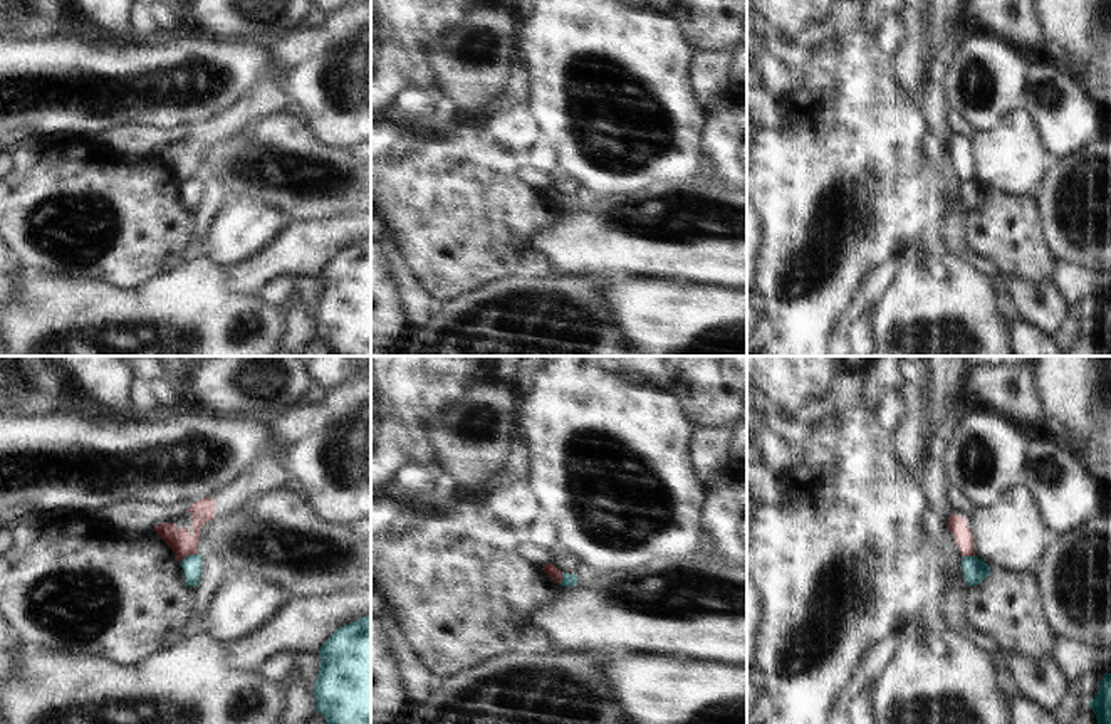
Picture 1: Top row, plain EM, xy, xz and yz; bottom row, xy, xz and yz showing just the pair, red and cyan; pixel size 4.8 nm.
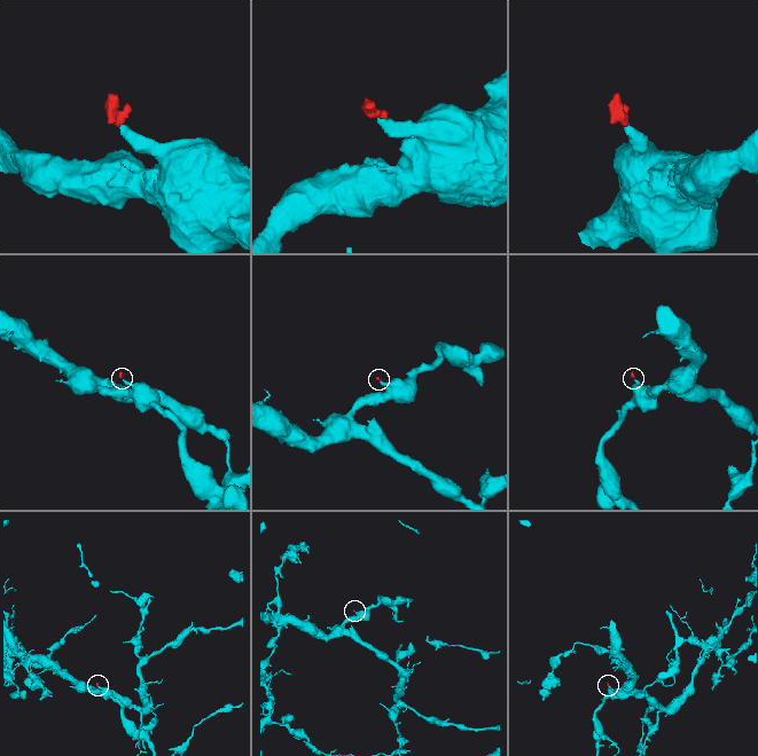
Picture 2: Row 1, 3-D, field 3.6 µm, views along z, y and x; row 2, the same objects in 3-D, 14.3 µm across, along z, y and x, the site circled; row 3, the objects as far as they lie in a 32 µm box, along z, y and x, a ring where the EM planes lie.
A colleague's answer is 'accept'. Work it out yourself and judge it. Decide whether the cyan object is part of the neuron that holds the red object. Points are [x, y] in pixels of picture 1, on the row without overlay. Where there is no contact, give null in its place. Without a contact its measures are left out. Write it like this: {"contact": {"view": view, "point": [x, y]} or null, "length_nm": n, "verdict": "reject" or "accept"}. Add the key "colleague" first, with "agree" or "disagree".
{"colleague": "disagree", "contact": {"view": "xy", "point": [187, 178]}, "length_nm": 90, "verdict": "reject"}

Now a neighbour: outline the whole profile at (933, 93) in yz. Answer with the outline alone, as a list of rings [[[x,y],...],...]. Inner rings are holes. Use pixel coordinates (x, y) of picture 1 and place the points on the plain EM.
[[[933,71],[926,84],[916,92],[916,97],[928,106],[941,106],[947,99],[947,91],[941,84],[941,71]]]

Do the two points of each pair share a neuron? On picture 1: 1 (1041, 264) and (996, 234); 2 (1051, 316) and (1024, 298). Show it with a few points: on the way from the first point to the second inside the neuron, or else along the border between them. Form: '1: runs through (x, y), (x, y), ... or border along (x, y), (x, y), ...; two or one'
1: runs through (1029, 254), (1007, 234); one
2: runs through (1044, 309), (1031, 299); one

